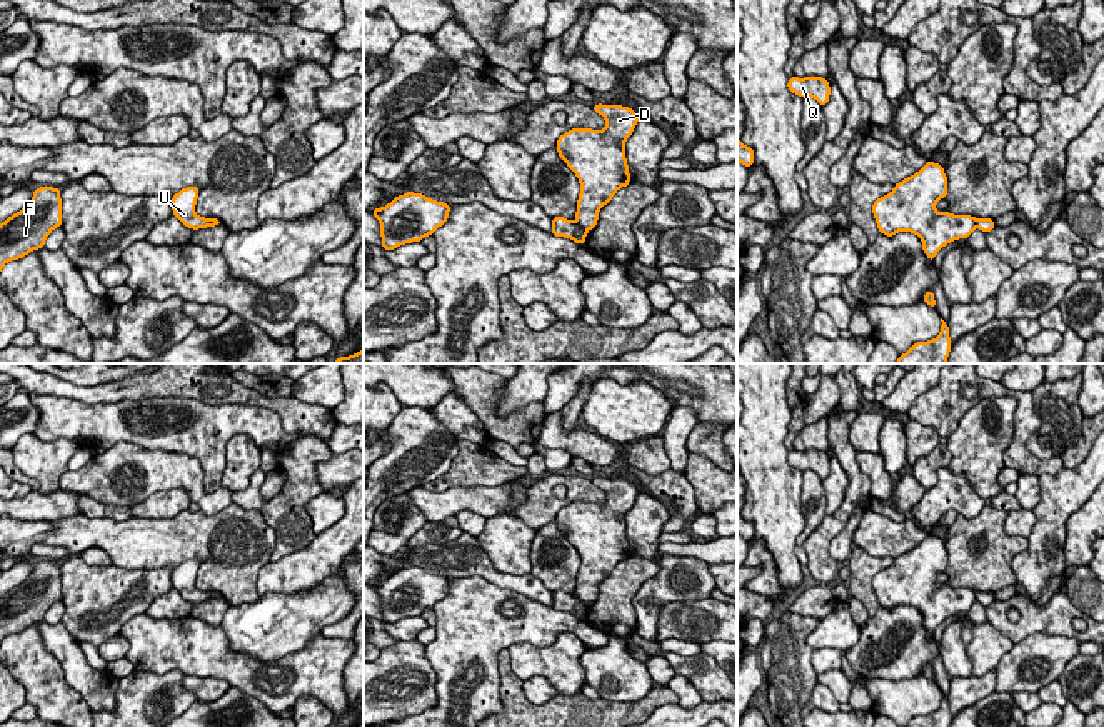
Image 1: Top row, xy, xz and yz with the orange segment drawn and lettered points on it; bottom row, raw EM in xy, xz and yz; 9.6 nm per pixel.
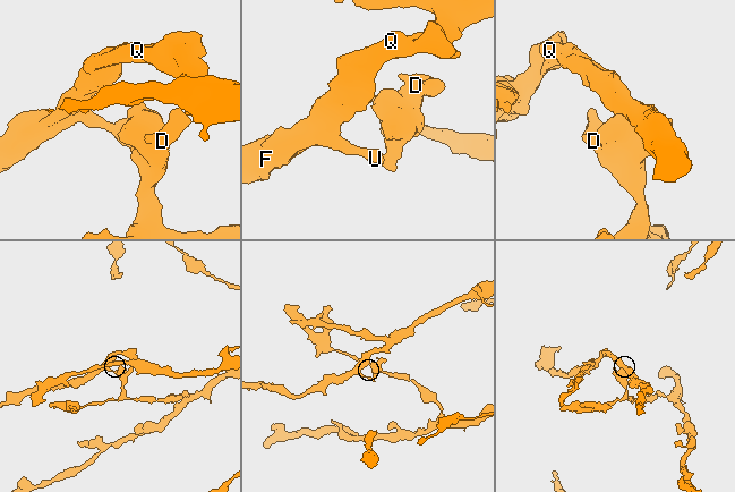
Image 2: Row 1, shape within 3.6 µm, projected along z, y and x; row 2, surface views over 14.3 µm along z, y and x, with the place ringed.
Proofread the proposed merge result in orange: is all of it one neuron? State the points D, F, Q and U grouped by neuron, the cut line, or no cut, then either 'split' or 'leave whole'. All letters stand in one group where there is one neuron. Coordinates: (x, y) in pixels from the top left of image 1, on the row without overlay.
D / F Q U; cut in xz along (576, 597), (586, 604); split

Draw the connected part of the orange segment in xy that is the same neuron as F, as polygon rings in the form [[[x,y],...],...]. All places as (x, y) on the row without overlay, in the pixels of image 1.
[[[40,560],[23,584],[0,597],[0,645],[7,635],[42,622],[57,600],[62,600],[60,562]]]

